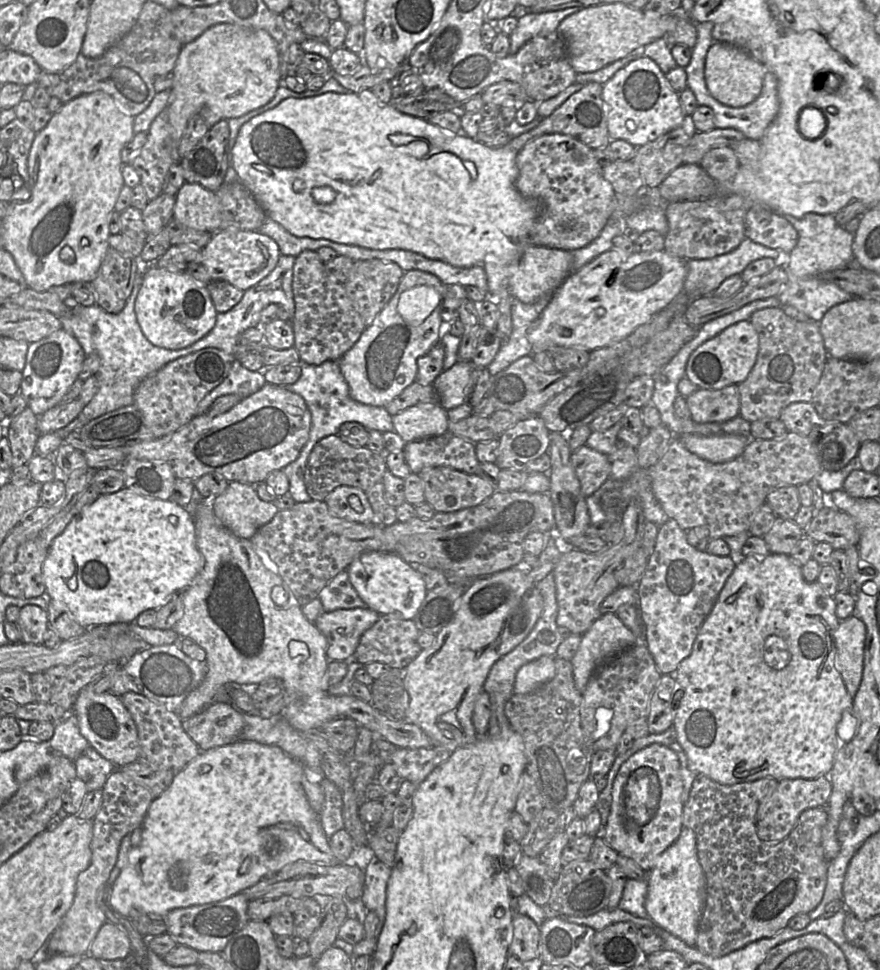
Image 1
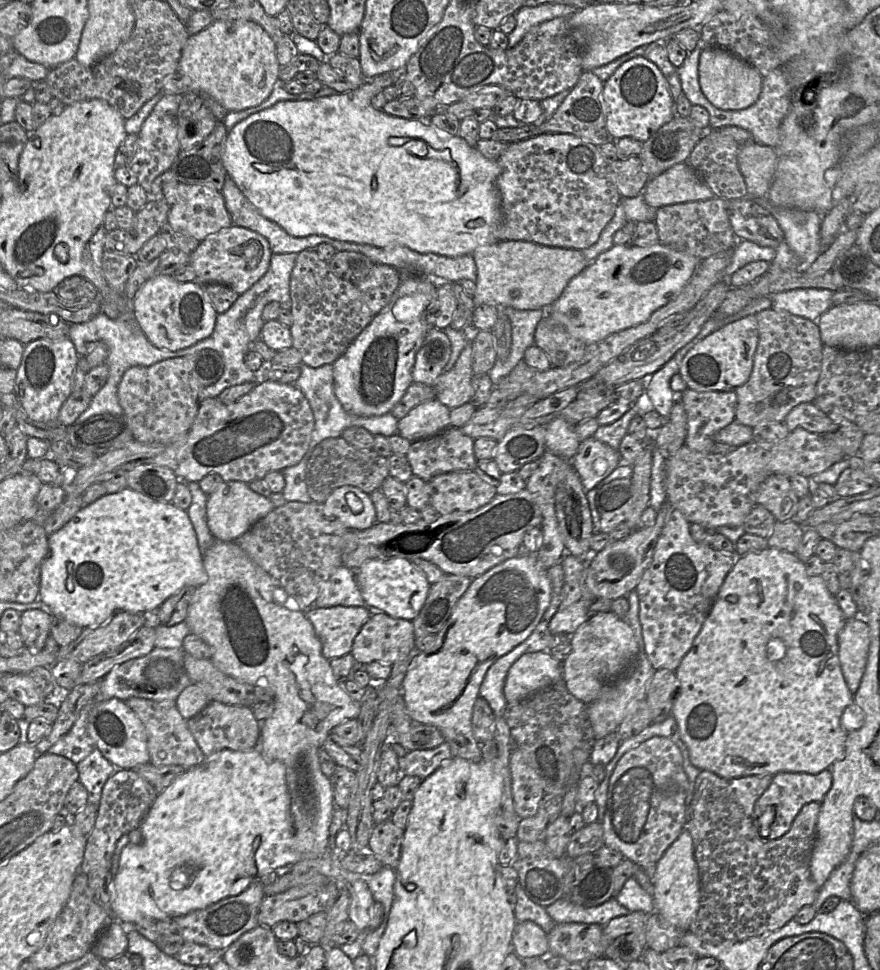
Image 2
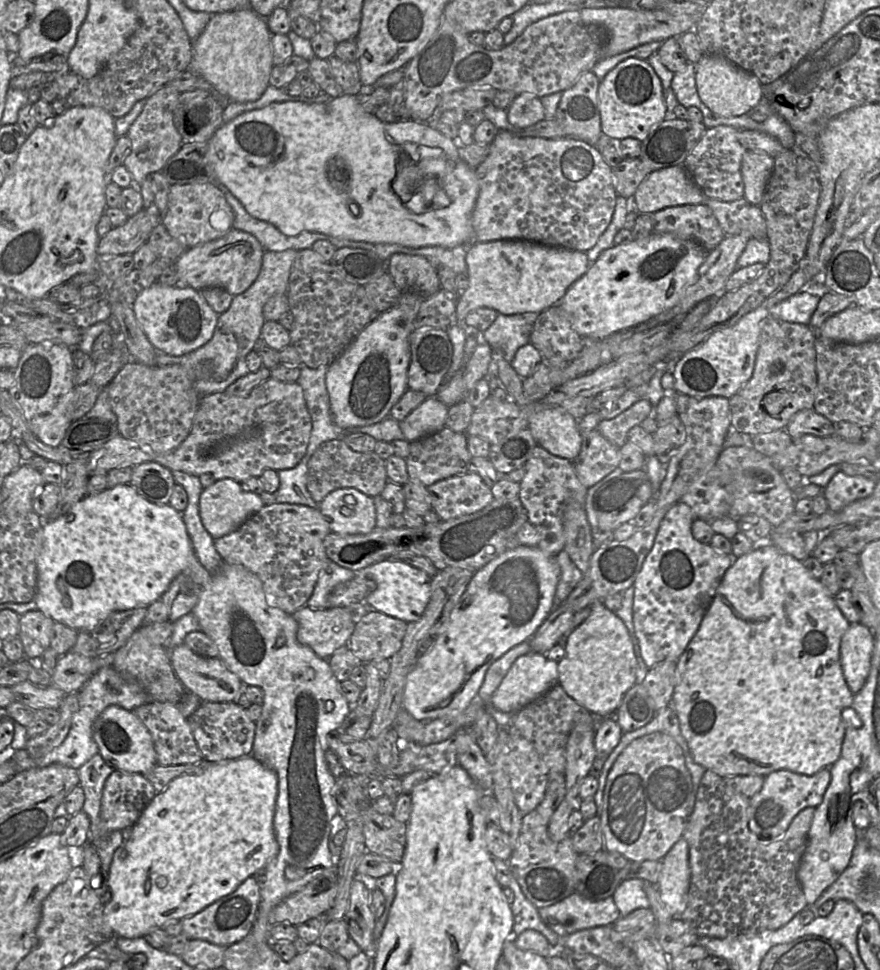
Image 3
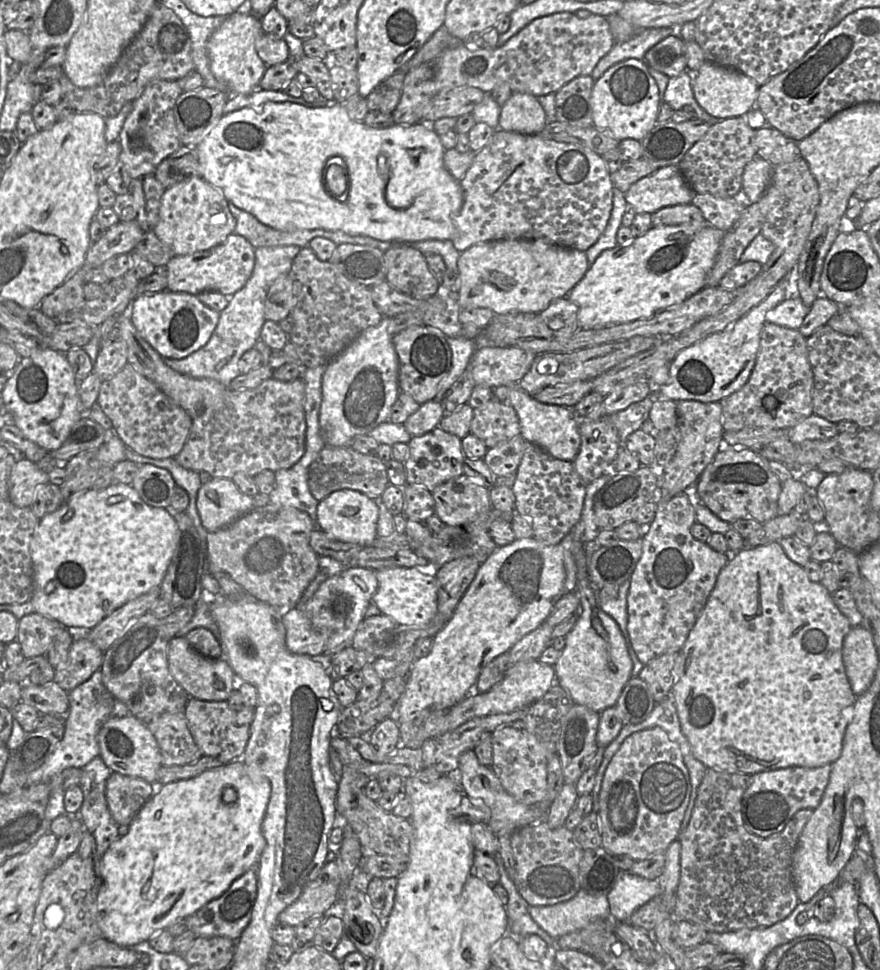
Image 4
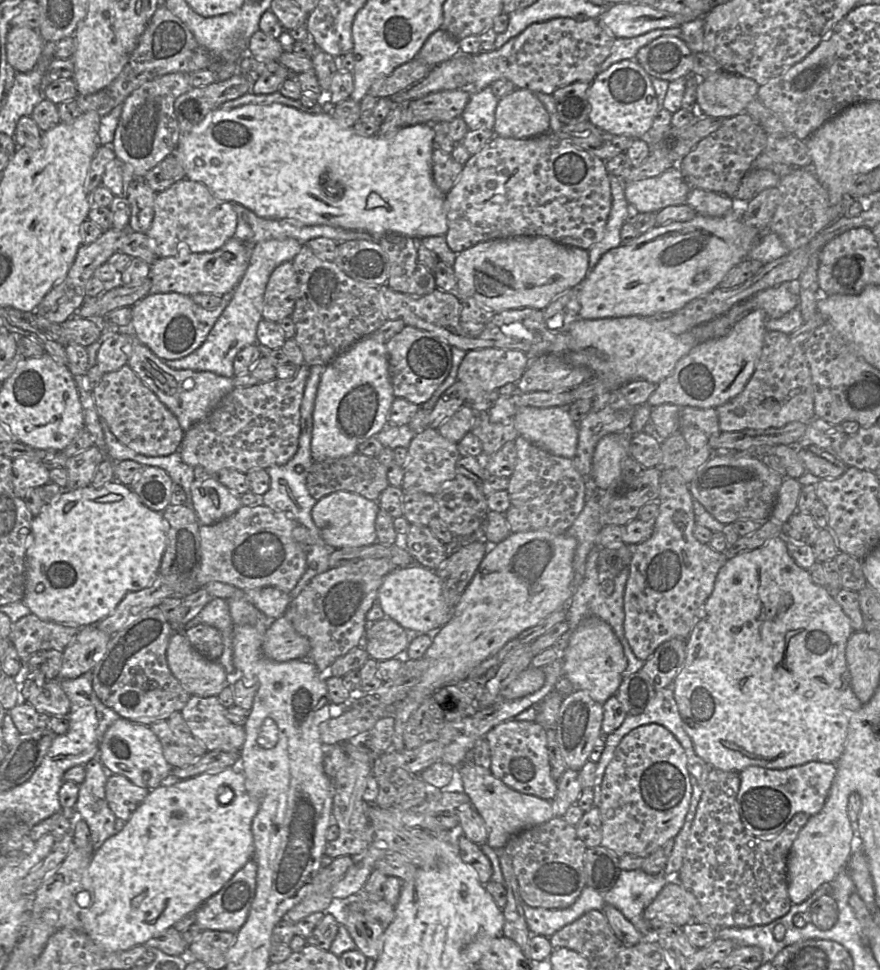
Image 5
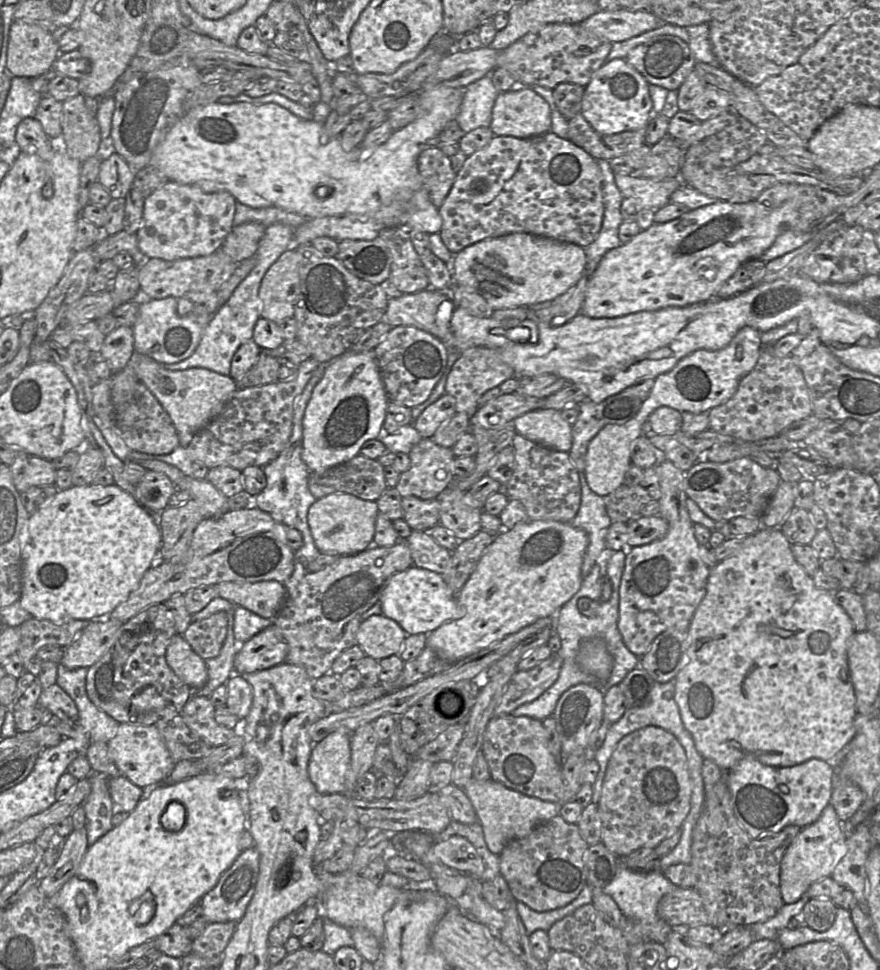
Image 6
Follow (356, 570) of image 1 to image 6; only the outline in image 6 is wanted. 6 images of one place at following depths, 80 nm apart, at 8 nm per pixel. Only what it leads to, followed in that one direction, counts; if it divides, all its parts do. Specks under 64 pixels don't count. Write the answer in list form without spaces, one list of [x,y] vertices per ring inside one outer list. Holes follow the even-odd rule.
[[[415,565],[391,576],[381,593],[379,602],[382,609],[381,614],[396,621],[407,635],[425,633],[427,637],[442,624],[462,618],[465,615],[465,610],[457,603],[457,595],[452,592],[442,576]]]

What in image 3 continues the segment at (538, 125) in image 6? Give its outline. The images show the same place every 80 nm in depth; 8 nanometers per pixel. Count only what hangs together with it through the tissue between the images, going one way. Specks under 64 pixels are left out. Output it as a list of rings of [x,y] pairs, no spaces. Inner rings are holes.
[[[516,95],[506,111],[508,121],[515,130],[523,130],[545,118],[540,99],[533,95]]]

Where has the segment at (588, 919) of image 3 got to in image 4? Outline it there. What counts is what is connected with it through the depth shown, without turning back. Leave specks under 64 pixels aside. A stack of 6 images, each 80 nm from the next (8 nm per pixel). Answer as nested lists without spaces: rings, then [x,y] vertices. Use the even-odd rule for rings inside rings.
[[[584,889],[570,900],[551,906],[530,906],[532,919],[555,940],[581,930],[597,918],[610,918],[607,895],[592,895]]]

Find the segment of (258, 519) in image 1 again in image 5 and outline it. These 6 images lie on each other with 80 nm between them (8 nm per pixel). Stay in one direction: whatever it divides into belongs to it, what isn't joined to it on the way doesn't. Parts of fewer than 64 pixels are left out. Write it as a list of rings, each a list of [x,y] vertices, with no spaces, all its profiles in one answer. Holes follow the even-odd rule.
[[[216,476],[194,480],[191,484],[191,501],[200,525],[212,525],[242,507],[241,495],[221,484]]]

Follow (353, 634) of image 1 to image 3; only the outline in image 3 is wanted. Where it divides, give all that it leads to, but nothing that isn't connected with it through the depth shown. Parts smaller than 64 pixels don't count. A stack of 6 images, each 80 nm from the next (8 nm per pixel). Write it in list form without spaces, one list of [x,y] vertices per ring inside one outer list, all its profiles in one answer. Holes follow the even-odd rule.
[[[362,605],[357,608],[312,609],[302,607],[292,614],[298,624],[297,640],[309,646],[318,657],[329,659],[344,648],[362,617]]]

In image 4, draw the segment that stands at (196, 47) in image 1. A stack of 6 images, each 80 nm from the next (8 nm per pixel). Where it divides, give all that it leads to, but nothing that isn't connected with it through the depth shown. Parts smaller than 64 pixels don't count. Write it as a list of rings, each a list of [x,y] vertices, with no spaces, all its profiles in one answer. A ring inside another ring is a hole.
[[[236,11],[227,16],[208,40],[207,51],[212,74],[236,94],[248,95],[259,87],[267,68],[256,51],[256,41],[263,33],[260,17]]]

